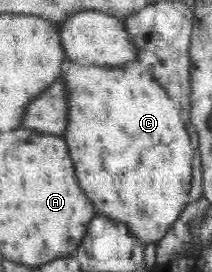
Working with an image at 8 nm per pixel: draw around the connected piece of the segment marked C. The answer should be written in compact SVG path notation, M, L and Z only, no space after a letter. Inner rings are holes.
M70 60L64 64L64 75L59 75L69 85L69 93L72 91L72 123L68 123L68 131L63 133L63 138L68 139L68 147L72 147L72 161L76 167L76 177L80 181L82 191L86 197L94 203L97 216L108 218L124 226L133 239L139 241L139 245L146 247L148 243L162 241L164 235L171 230L171 227L180 219L183 209L188 205L190 199L190 188L192 179L193 149L190 145L190 135L186 133L182 125L182 117L176 109L176 103L168 97L168 93L158 84L155 77L146 69L141 61L132 65L120 66L116 69L99 69L96 66L81 66Z

